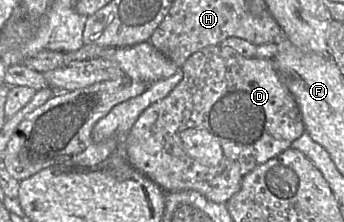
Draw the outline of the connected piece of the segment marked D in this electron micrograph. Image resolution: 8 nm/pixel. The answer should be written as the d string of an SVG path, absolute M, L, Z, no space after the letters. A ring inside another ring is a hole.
M213 45L192 54L179 70L183 73L179 84L165 98L149 106L126 136L127 159L165 192L193 190L215 203L226 204L239 192L248 173L292 148L292 143L306 132L300 109L280 78L274 59L246 58L231 48ZM194 128L206 130L220 143L223 157L215 167L206 166L187 154L182 134Z

